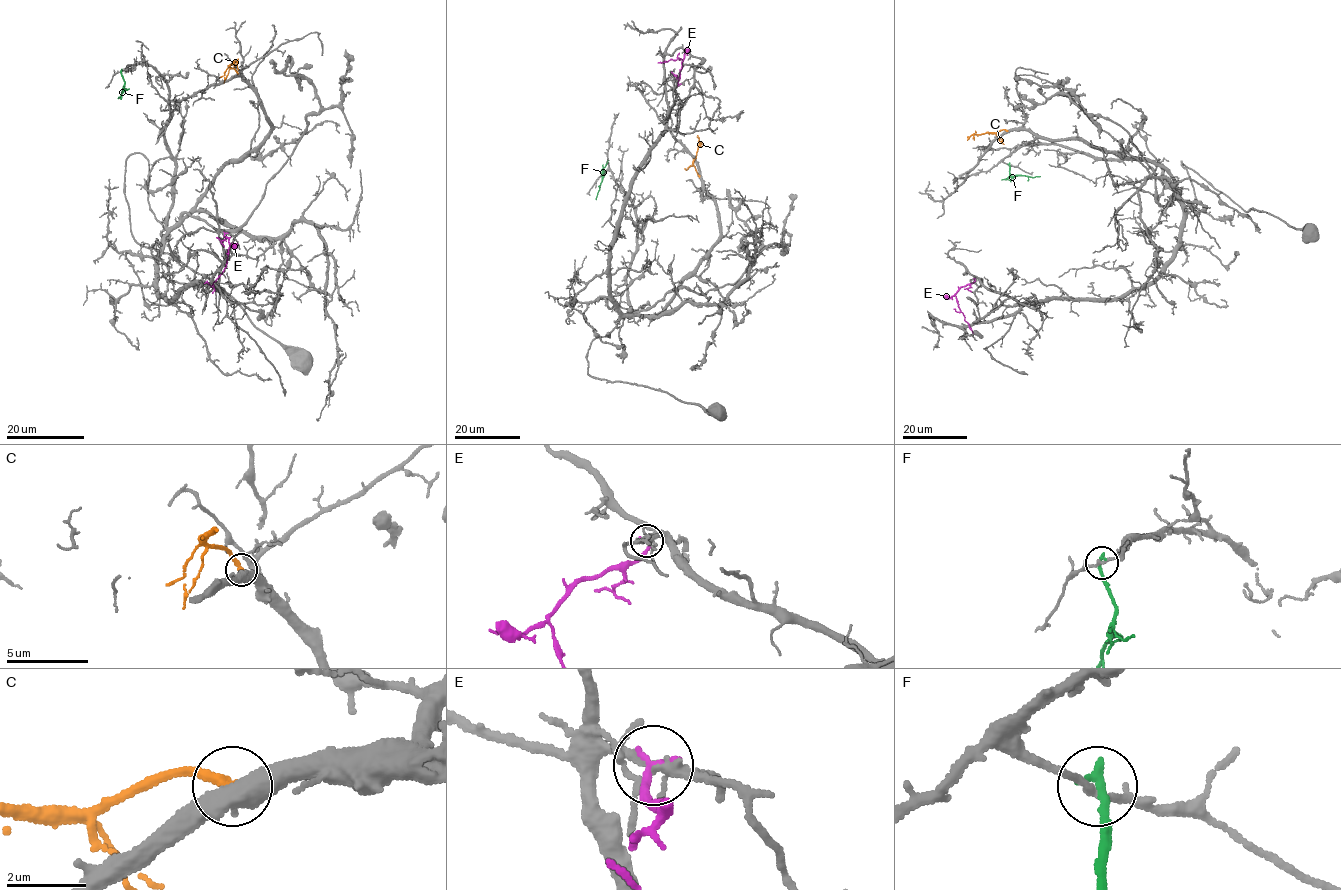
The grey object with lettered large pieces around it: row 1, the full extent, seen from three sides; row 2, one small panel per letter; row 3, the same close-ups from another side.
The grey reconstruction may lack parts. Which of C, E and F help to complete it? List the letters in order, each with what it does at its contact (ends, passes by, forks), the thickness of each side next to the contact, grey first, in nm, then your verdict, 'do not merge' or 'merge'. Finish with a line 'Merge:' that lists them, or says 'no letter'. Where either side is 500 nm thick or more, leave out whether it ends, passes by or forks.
C: 550 nm thick on the grey side, 300 nm on the other; merge
E: it ends there; 200 nm thick on the grey side, 200 nm on the other; do not merge
F: it ends there; 160 nm thick on the grey side, 280 nm on the other; do not merge
Merge: C

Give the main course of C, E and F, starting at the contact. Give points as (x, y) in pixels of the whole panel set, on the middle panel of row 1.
C: (699, 176), (693, 160), (699, 142), (697, 135)
E: (679, 85), (683, 59), (658, 63)
F: (602, 175), (596, 199)

